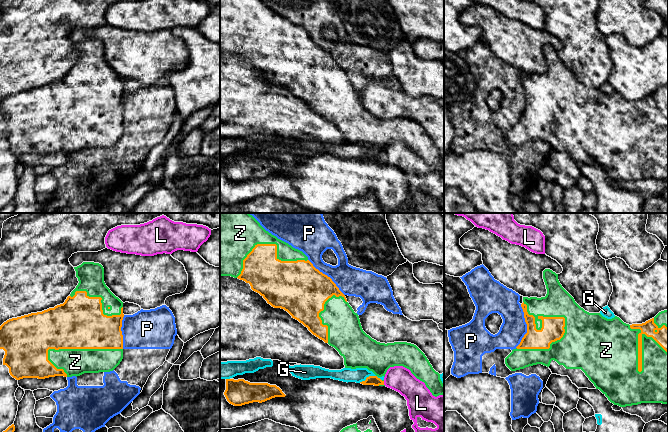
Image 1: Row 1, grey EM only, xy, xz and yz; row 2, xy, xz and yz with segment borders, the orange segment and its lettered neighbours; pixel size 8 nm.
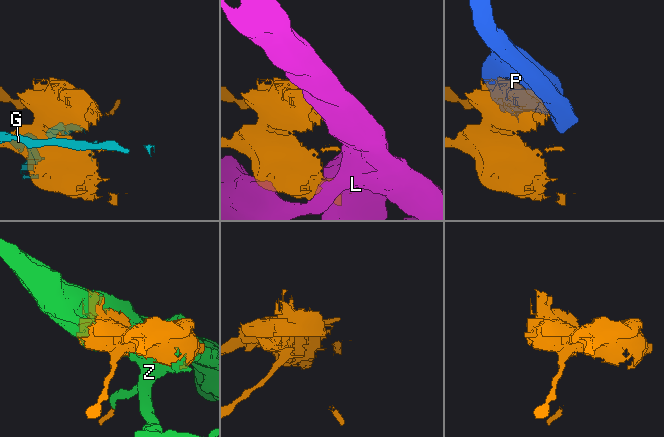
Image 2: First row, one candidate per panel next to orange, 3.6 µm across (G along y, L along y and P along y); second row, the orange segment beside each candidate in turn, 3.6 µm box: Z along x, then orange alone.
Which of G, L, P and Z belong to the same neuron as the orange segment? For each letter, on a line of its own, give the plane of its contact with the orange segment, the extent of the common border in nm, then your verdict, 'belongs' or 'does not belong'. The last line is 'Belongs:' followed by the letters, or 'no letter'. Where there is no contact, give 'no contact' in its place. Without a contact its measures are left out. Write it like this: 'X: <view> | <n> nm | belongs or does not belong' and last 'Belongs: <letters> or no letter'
G: xz | 190 nm | does not belong
L: xz | 30 nm | does not belong
P: yz | 360 nm | does not belong
Z: yz | 460 nm | belongs
Belongs: Z

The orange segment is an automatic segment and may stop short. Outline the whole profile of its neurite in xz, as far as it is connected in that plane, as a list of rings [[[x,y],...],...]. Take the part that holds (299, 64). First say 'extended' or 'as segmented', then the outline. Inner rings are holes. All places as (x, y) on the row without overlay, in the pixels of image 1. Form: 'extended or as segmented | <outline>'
extended | [[[220,0],[220,52],[231,52],[249,59],[274,84],[287,87],[292,94],[334,123],[344,134],[345,144],[367,144],[378,153],[387,146],[403,142],[424,158],[433,172],[444,170],[444,160],[425,130],[407,118],[380,119],[367,111],[357,89],[330,53],[316,45],[300,26],[278,15],[260,0]]]

